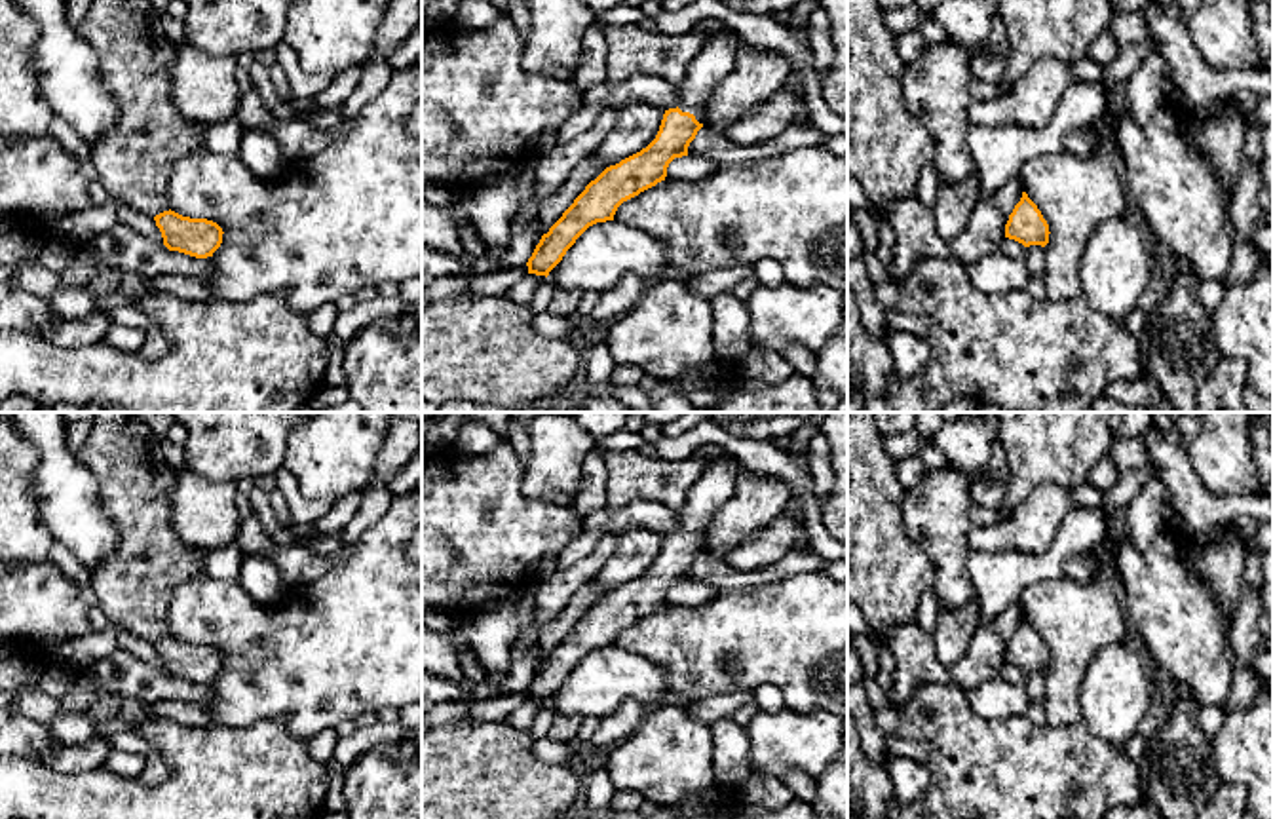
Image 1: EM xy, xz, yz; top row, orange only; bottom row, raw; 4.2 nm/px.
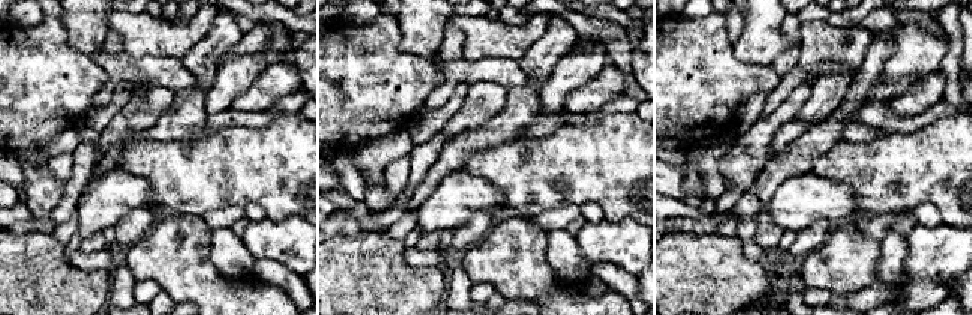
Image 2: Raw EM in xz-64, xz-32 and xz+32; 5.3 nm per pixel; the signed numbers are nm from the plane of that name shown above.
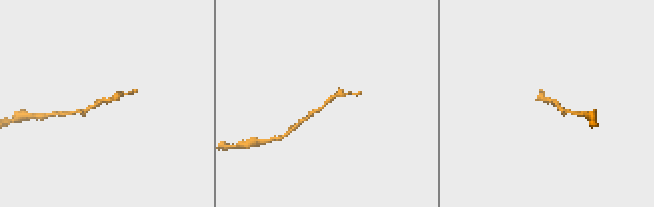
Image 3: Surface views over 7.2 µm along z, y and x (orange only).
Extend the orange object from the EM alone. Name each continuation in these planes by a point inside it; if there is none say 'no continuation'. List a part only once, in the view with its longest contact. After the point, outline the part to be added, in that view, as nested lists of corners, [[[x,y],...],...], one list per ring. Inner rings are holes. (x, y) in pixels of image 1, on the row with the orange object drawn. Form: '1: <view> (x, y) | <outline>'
1: xz (719, 56) | [[[730,29],[707,40],[676,86],[682,112],[694,114],[699,124],[703,122],[707,105],[718,82],[733,68],[739,48],[741,38]]]

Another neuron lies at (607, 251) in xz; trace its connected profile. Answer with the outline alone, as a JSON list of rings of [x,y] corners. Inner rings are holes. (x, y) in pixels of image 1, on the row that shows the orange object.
[[[606,220],[589,226],[547,279],[557,291],[604,293],[623,276],[648,279],[669,266],[661,239],[631,224]]]

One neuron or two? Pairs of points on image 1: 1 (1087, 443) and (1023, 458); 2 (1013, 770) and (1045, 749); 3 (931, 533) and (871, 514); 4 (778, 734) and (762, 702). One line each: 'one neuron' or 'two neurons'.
1: one neuron
2: one neuron
3: two neurons
4: two neurons

